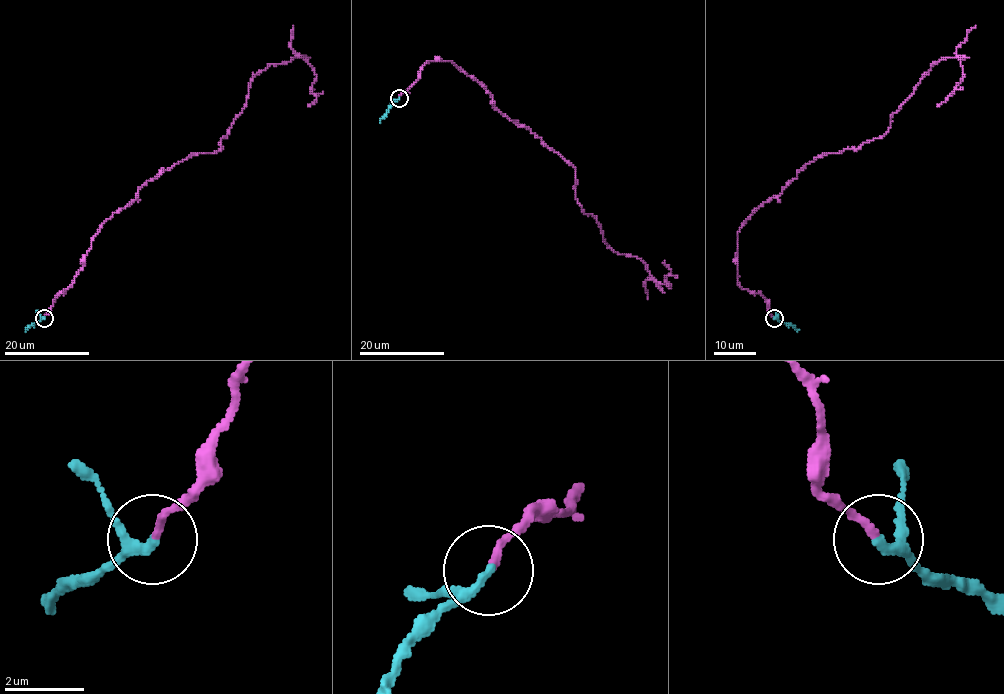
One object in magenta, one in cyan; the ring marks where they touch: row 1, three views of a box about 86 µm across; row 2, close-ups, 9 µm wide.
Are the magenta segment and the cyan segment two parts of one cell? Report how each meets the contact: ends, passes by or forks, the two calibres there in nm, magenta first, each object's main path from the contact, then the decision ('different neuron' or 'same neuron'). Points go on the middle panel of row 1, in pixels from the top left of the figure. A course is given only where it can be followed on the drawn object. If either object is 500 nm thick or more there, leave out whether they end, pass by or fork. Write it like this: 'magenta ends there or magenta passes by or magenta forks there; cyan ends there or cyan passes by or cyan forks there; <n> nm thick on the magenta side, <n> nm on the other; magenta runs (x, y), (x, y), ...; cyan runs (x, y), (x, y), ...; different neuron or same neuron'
magenta ends there; cyan passes by; 180 nm thick on the magenta side, 200 nm on the other; magenta runs (398, 98), (428, 60), (450, 60), (575, 169), (576, 199), (606, 244), (670, 287), (664, 261); cyan runs (398, 98), (380, 122); same neuron

